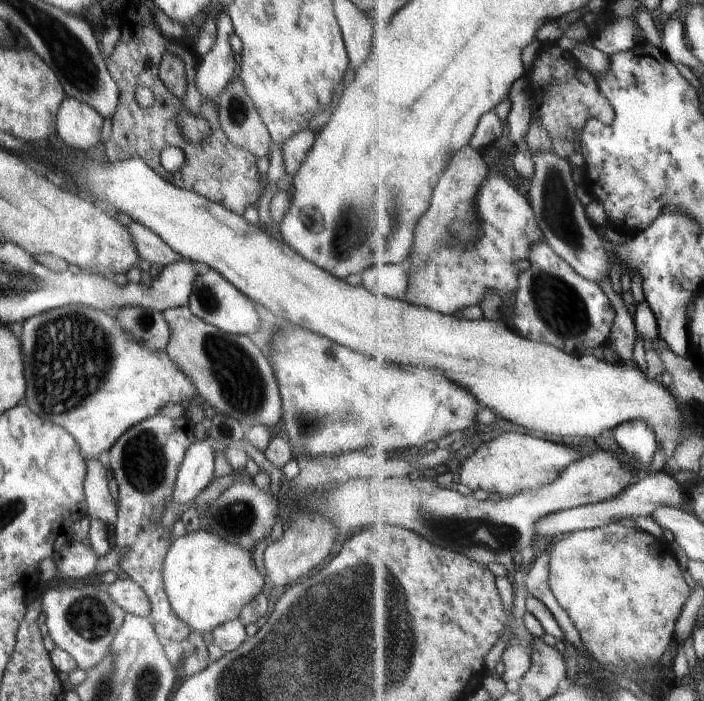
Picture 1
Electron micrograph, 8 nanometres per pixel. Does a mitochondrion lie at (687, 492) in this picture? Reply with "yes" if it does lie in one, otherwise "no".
no

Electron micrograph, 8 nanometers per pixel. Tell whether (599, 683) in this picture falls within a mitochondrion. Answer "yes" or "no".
no

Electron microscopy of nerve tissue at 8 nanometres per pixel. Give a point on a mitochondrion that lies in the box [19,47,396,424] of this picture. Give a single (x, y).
(70, 358)

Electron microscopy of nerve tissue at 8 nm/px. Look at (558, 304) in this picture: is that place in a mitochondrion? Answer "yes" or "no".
yes

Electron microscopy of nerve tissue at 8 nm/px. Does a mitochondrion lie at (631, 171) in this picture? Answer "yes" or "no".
yes

